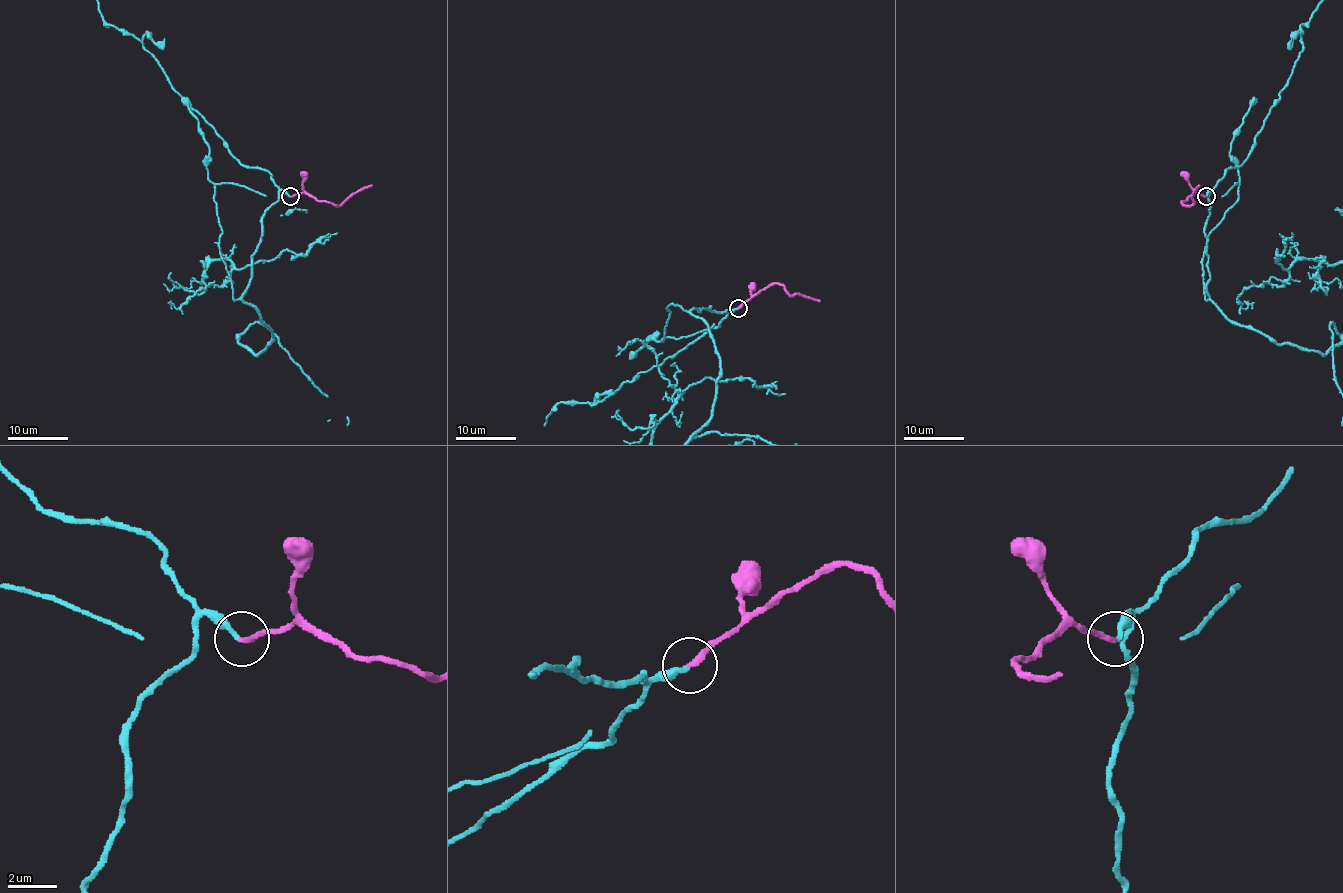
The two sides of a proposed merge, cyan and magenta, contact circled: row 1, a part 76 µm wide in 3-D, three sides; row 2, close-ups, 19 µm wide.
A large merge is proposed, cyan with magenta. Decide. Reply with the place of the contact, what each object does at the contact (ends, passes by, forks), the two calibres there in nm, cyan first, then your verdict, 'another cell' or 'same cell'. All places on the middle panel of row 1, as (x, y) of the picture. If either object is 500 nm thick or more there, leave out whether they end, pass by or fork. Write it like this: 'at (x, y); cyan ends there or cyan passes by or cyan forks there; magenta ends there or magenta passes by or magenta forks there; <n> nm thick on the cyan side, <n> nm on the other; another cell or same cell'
at (738, 308); cyan ends there; magenta ends there; 240 nm thick on the cyan side, 240 nm on the other; same cell

